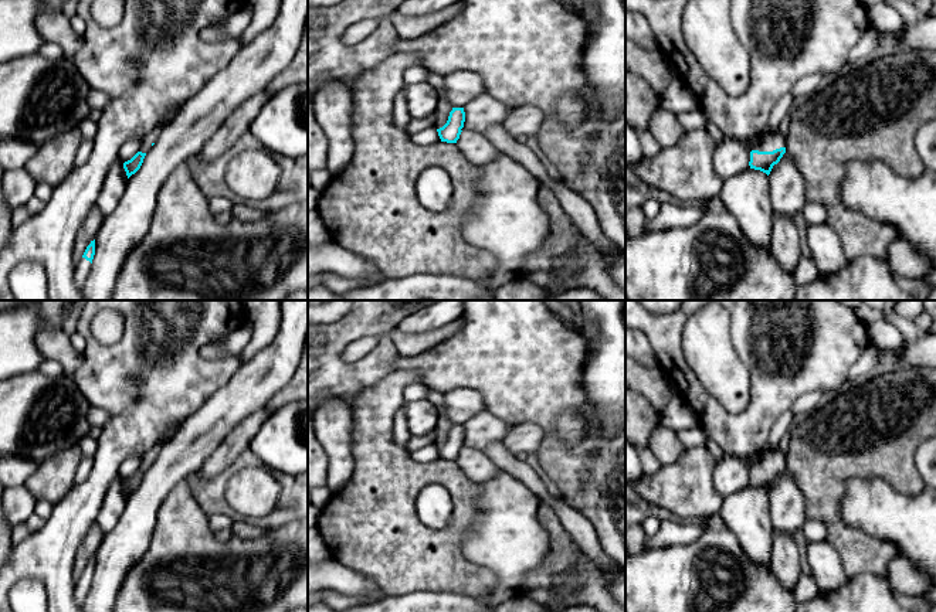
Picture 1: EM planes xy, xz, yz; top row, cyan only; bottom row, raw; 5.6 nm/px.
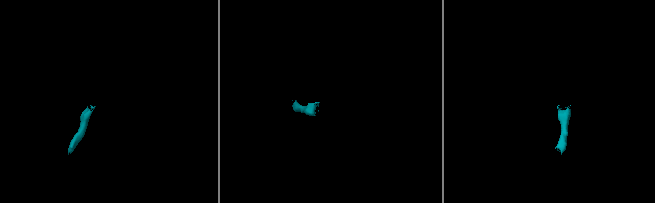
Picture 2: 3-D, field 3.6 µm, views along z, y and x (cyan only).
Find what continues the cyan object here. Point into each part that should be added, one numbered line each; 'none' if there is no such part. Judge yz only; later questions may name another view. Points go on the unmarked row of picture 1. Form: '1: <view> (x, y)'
1: yz (767, 459)

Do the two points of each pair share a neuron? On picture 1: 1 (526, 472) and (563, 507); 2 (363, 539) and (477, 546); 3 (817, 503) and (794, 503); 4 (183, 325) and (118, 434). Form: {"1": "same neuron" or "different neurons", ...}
{"1": "same neuron", "2": "different neurons", "3": "different neurons", "4": "same neuron"}

